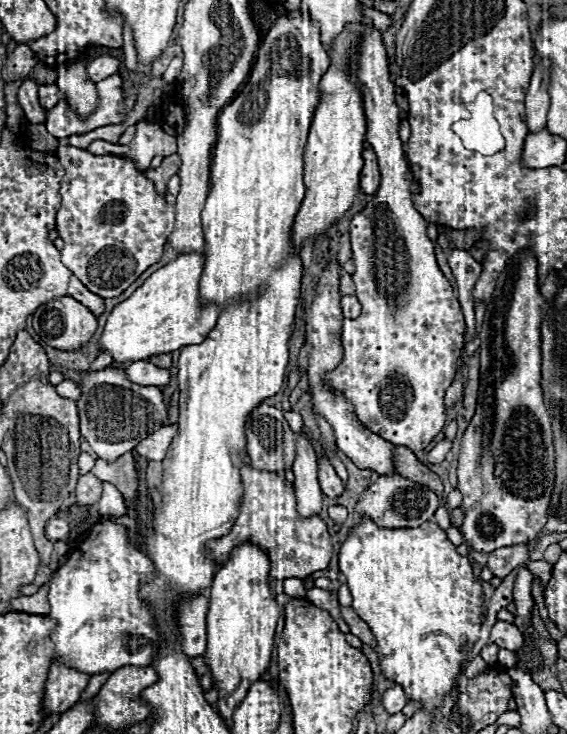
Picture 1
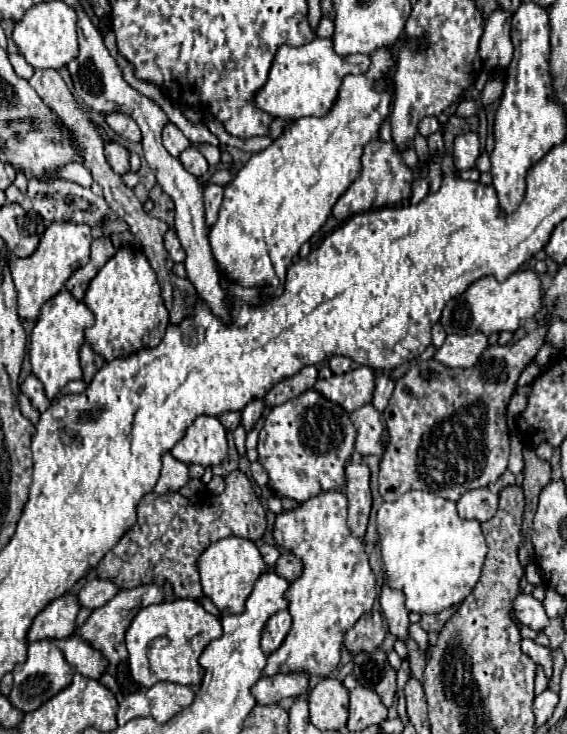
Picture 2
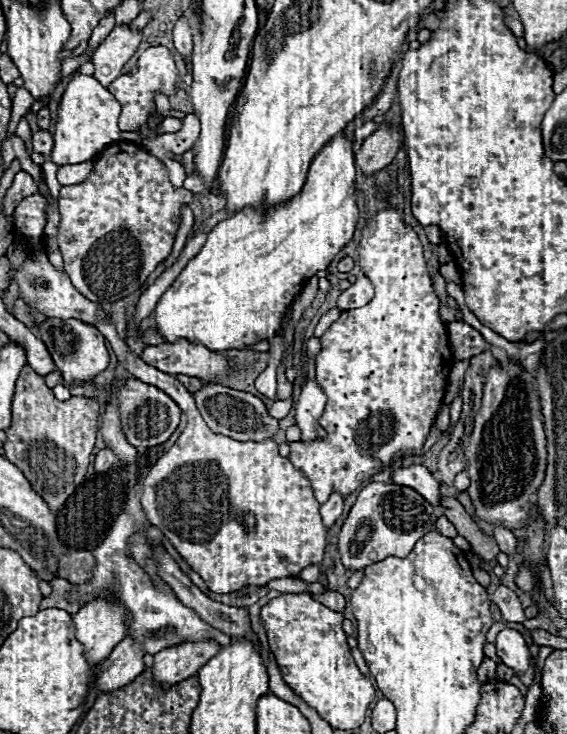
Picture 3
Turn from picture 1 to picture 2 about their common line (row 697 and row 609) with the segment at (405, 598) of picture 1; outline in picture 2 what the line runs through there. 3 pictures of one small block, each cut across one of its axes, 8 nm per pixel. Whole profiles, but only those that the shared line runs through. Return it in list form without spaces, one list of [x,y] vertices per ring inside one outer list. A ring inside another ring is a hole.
[[[410,490],[394,502],[384,502],[378,510],[378,536],[386,584],[394,590],[404,592],[408,612],[438,614],[444,608],[456,606],[472,592],[480,578],[486,558],[486,542],[480,530],[480,522],[460,518],[456,514],[456,504],[440,498],[434,492]]]

